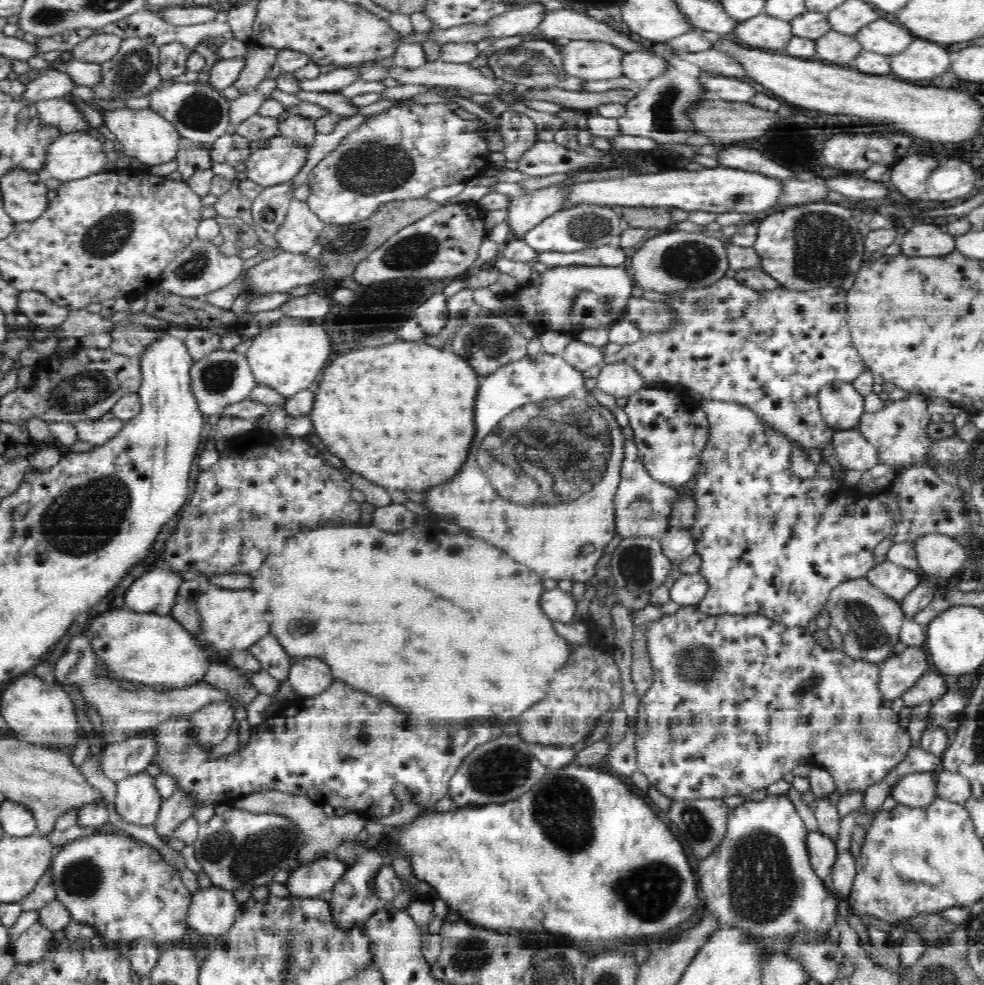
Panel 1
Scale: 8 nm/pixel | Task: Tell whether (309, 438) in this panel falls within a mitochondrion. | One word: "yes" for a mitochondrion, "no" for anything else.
no

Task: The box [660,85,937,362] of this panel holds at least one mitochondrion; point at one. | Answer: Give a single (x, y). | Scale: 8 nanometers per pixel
(824, 246)

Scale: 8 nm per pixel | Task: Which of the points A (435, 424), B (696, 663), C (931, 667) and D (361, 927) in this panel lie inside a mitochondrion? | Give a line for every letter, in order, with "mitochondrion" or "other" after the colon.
A: other
B: mitochondrion
C: other
D: other

